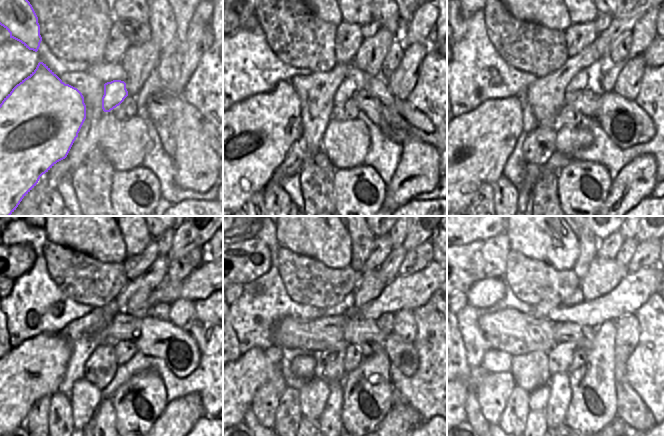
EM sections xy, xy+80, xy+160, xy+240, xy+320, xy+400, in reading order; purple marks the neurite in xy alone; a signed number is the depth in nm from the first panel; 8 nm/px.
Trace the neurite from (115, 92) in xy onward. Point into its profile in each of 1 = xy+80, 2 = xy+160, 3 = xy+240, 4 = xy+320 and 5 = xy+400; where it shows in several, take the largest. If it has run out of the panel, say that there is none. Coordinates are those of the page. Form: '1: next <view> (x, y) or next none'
1: next xy+80 (346, 90)
2: next xy+160 (579, 82)
3: next xy+240 (138, 300)
4: next xy+320 (372, 283)
5: next xy+400 (604, 274)

